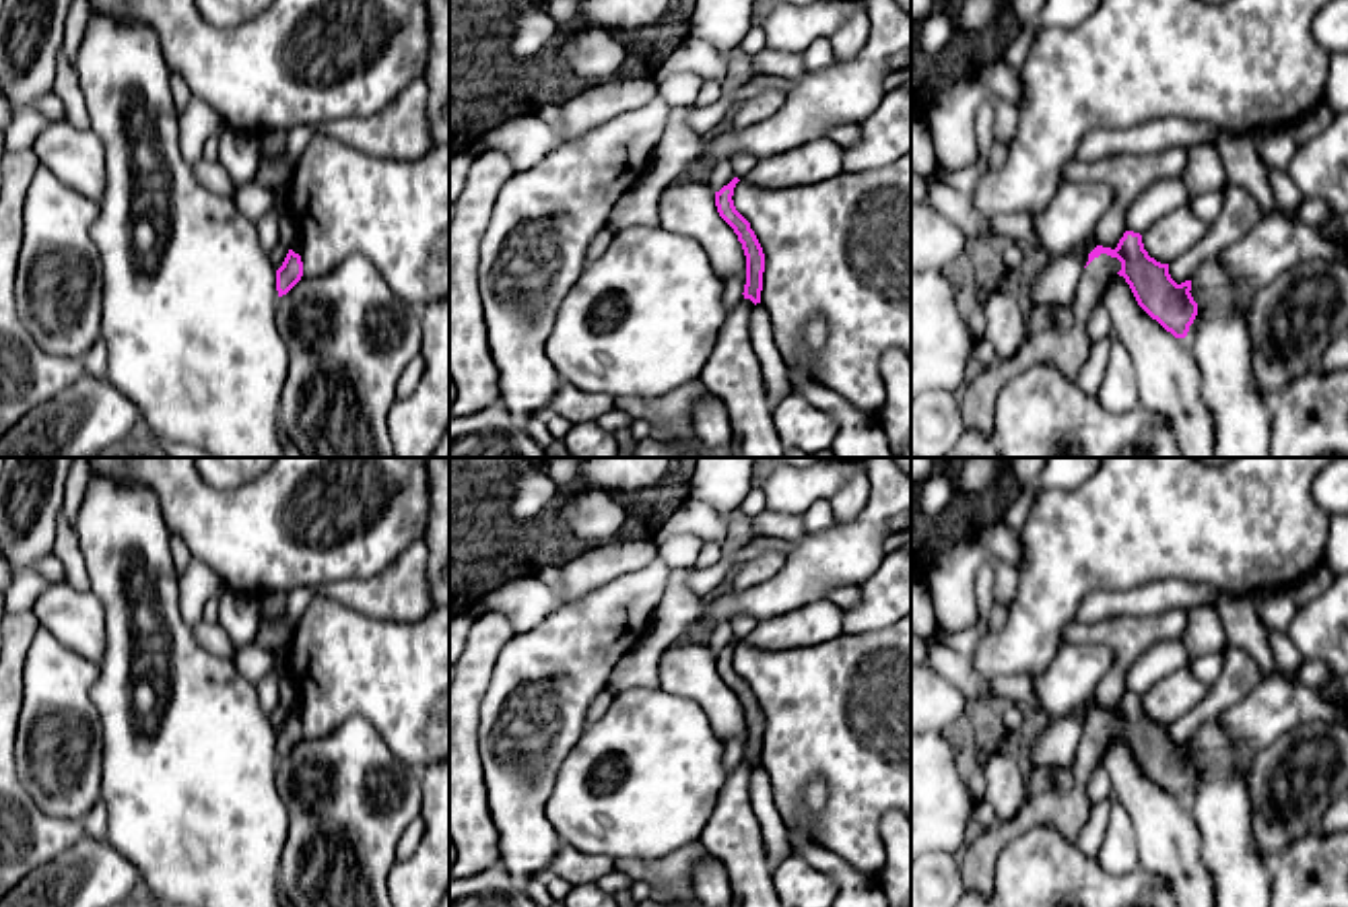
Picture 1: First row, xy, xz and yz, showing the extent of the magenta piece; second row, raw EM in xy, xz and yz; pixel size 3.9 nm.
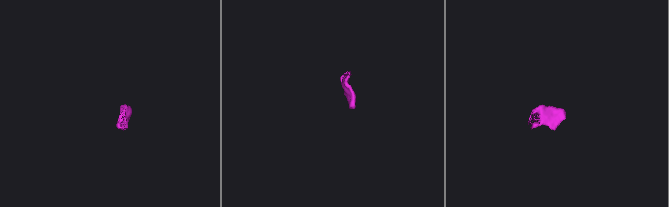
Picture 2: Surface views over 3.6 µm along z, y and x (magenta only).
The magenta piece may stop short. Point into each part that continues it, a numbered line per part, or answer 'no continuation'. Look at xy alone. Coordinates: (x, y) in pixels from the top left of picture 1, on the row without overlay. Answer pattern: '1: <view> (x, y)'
no continuation

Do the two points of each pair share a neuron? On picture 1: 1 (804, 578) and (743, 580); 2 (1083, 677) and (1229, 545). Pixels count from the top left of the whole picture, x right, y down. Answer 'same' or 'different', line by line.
1: different
2: different

